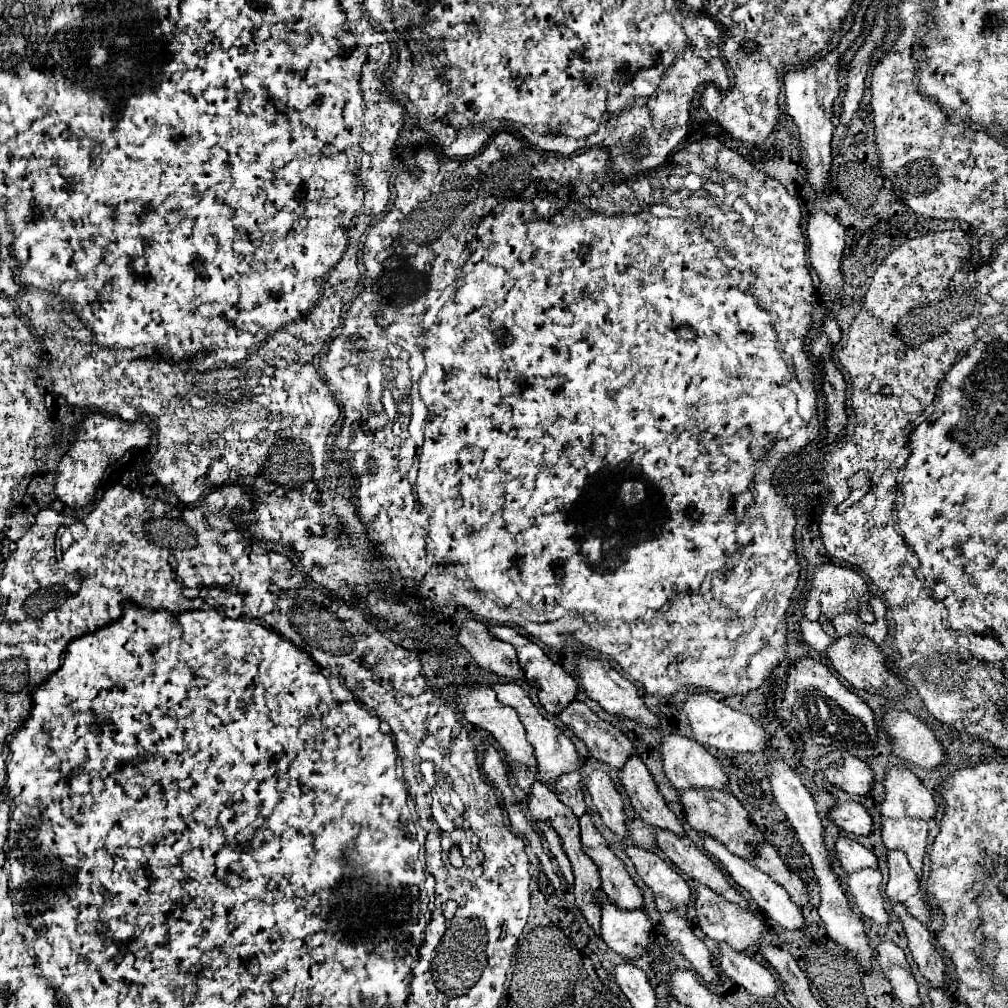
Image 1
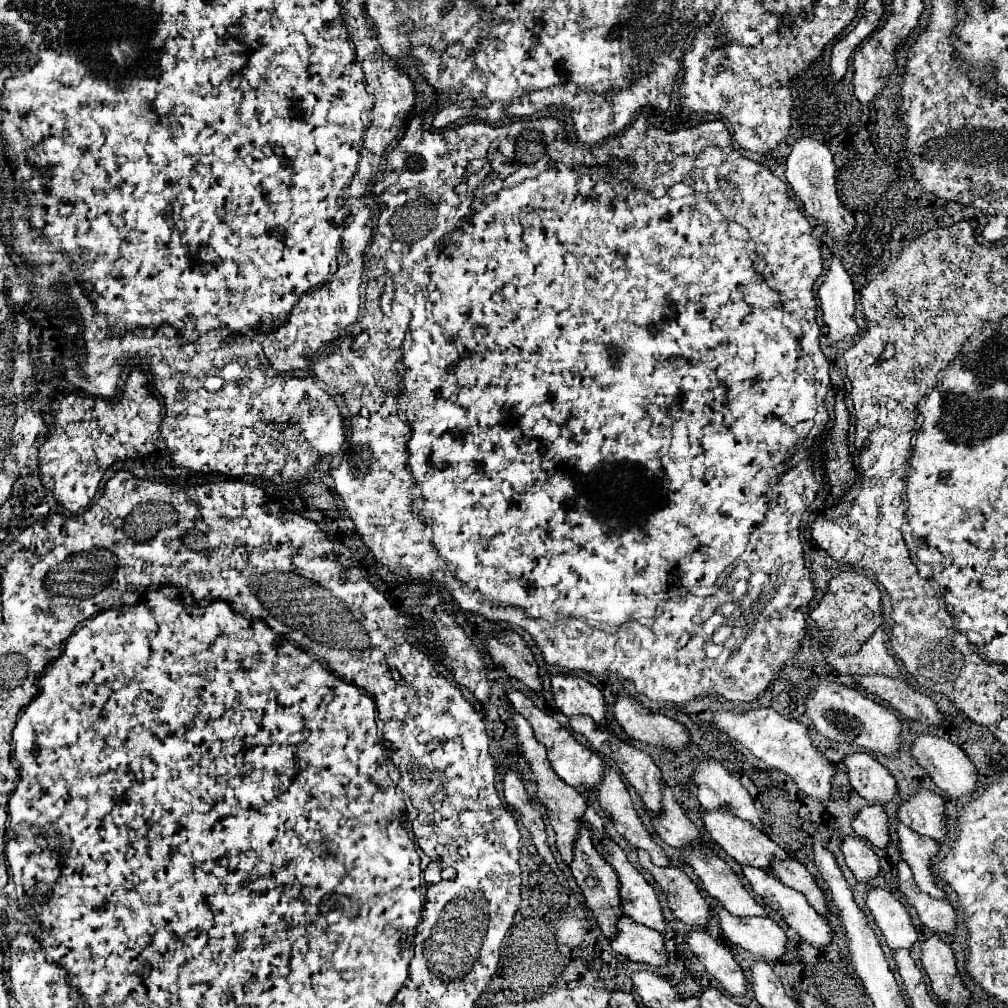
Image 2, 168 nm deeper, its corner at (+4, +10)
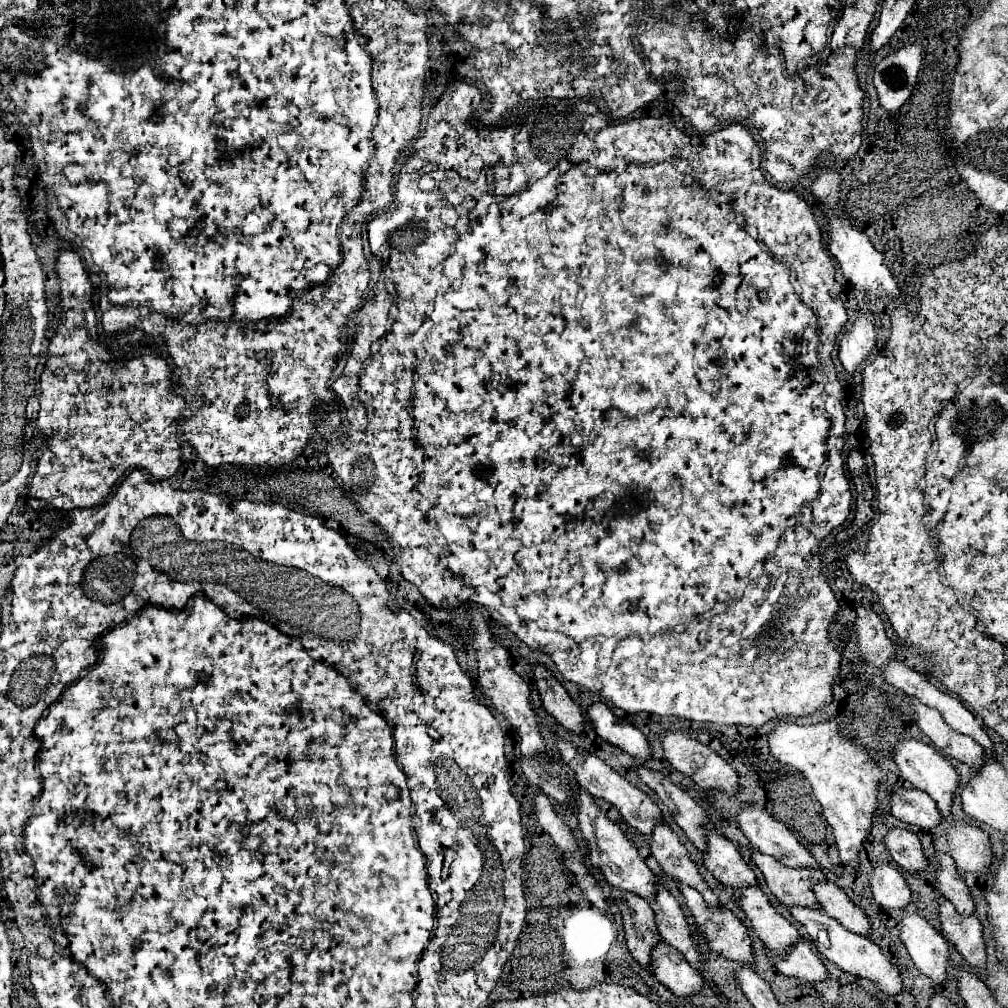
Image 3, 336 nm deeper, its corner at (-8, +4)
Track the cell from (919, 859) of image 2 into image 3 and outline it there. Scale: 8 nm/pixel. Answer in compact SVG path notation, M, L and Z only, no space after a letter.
M939 852L937 854L937 860L941 864L937 876L935 876L935 888L947 898L953 902L955 910L963 916L971 916L975 912L975 902L973 902L973 896L965 884L965 880L959 876L957 868L955 868L955 860L949 858L947 854Z

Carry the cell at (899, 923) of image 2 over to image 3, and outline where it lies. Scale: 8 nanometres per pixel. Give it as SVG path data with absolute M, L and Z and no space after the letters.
M907 914L897 924L901 940L905 942L915 966L929 976L937 986L947 982L949 966L949 944L931 924L927 924L919 914Z

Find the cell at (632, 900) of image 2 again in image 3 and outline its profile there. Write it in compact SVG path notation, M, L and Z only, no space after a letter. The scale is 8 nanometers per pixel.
M661 884L657 886L657 896L655 900L649 902L651 908L655 910L655 918L657 918L657 928L661 932L661 938L671 944L673 948L677 948L685 960L701 970L699 966L699 950L697 946L693 944L693 938L691 938L691 930L689 930L689 924L685 922L685 914L677 902L675 896L671 896Z

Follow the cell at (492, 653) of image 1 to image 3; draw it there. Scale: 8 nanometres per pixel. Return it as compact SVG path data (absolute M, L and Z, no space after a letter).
M535 666L535 684L539 688L545 710L569 732L581 734L585 728L585 716L581 708L569 698L567 690L555 680L545 666Z

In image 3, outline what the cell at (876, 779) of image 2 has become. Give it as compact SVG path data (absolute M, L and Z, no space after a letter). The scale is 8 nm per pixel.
M895 786L891 794L891 814L919 828L933 828L941 824L941 814L935 806L935 800L917 788Z

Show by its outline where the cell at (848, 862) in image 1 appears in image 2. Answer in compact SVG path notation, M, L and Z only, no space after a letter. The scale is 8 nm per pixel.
M845 836L841 844L847 866L859 882L869 882L879 874L879 858L859 836Z

